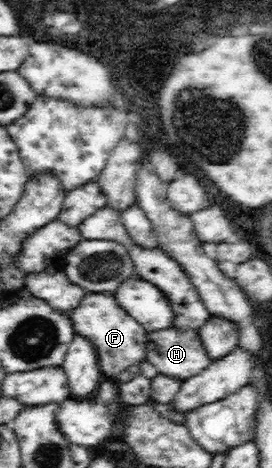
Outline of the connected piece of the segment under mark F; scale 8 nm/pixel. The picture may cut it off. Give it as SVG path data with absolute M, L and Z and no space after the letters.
M85 293L75 308L67 312L77 334L93 344L98 356L98 367L104 378L115 377L127 366L137 365L145 356L145 332L127 311L117 306L117 299L106 293Z

